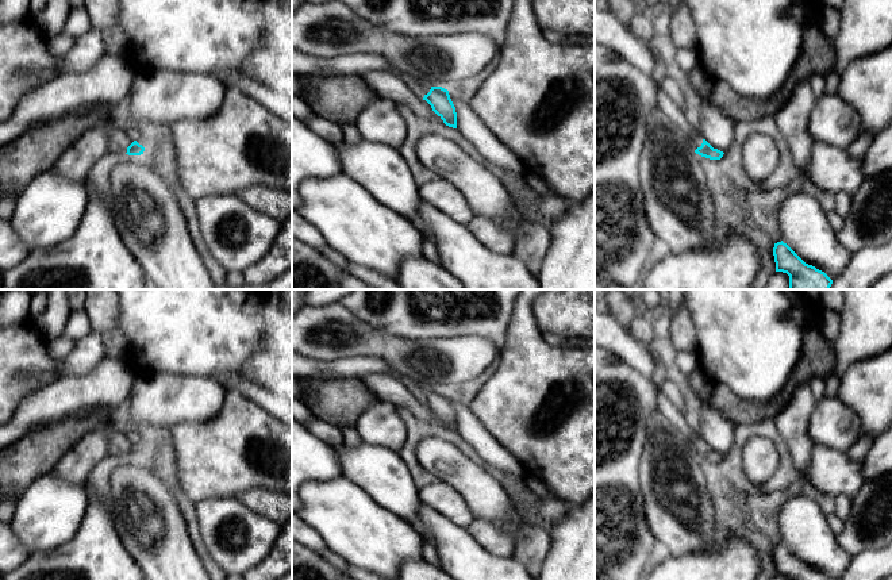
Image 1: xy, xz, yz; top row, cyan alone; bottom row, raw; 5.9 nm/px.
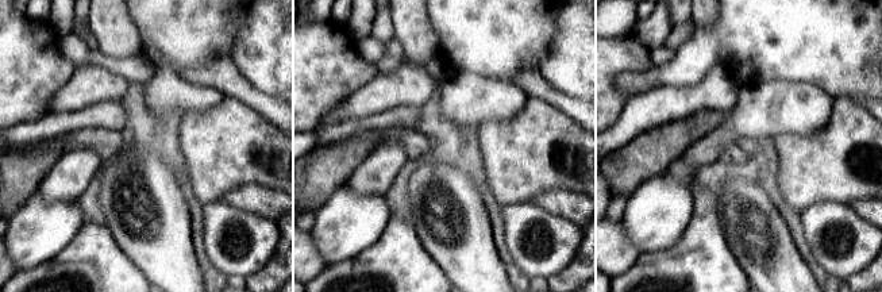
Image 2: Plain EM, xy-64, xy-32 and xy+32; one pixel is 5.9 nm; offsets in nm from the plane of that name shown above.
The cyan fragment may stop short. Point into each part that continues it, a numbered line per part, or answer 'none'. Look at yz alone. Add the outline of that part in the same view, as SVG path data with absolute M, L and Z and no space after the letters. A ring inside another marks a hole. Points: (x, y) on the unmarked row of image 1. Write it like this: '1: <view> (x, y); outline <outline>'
1: yz (696, 441); outline M699 435L691 437L691 441L695 453L701 449L704 442Z

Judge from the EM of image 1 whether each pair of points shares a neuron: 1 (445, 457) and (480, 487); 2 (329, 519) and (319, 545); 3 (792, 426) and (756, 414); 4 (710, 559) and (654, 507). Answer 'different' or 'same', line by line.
1: same
2: different
3: different
4: different

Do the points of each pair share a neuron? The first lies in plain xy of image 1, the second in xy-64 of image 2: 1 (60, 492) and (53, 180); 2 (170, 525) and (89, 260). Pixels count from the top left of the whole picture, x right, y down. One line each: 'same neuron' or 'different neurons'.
1: different neurons
2: different neurons

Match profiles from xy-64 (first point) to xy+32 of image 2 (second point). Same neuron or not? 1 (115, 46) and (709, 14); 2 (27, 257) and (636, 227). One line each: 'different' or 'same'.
1: same
2: same

